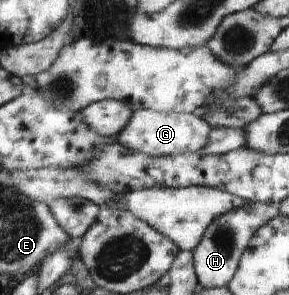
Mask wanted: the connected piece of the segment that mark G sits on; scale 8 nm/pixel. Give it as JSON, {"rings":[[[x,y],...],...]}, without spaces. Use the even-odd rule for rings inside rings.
{"rings":[[[140,109],[130,115],[129,123],[116,136],[124,149],[130,149],[151,157],[177,155],[181,152],[198,153],[209,142],[211,126],[195,113],[161,113],[152,109]]]}

